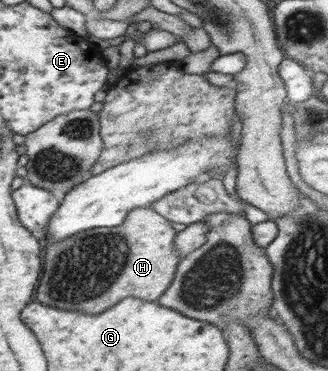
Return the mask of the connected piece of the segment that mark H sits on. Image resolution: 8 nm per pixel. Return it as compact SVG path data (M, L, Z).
M149 207L132 210L118 227L81 231L68 239L58 241L58 243L45 243L42 254L44 259L42 260L46 263L44 263L44 273L41 273L38 289L35 289L34 299L48 307L58 307L58 309L66 309L66 311L84 311L90 315L102 313L126 297L138 297L149 302L158 301L172 283L178 262L182 259L175 249L177 233L172 228L172 222L169 219L162 217Z

